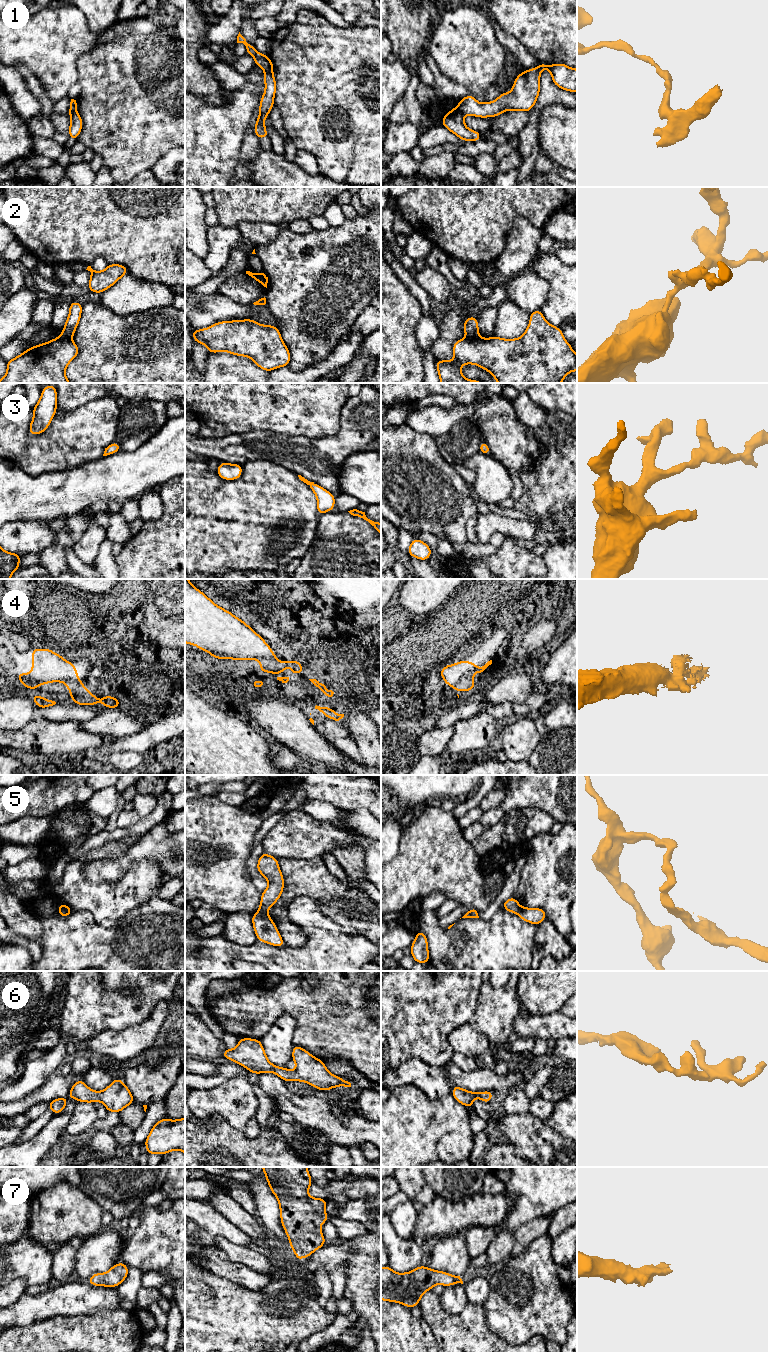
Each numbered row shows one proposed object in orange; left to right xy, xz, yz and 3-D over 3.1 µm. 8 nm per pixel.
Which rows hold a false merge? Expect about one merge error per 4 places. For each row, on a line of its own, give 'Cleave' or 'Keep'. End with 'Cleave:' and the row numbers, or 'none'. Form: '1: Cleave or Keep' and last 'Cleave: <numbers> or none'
1: Cleave
2: Cleave
3: Keep
4: Keep
5: Cleave
6: Keep
7: Keep
Cleave: 1, 2, 5

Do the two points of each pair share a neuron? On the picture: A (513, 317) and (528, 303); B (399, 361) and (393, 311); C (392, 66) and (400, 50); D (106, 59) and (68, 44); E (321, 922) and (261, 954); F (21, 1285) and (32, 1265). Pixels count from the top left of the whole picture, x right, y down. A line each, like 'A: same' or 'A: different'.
A: different
B: same
C: different
D: different
E: same
F: different

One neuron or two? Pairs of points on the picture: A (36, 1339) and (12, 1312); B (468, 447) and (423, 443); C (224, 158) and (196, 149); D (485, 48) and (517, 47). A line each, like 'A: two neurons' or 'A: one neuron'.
A: two neurons
B: two neurons
C: one neuron
D: two neurons

